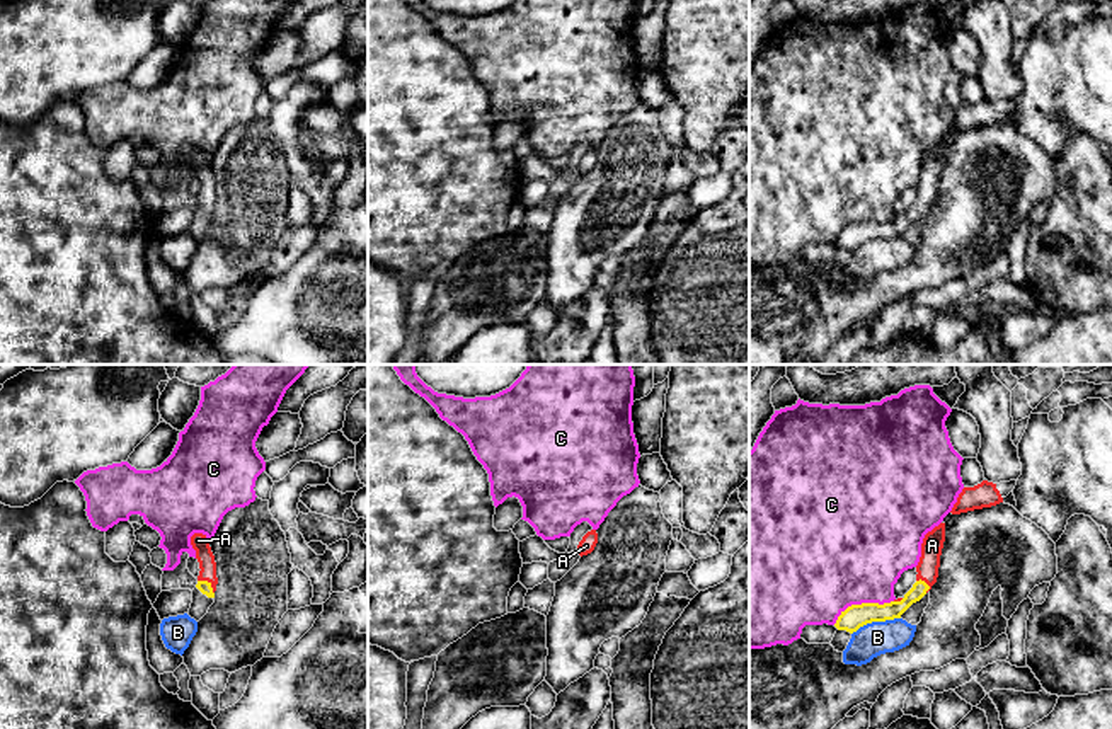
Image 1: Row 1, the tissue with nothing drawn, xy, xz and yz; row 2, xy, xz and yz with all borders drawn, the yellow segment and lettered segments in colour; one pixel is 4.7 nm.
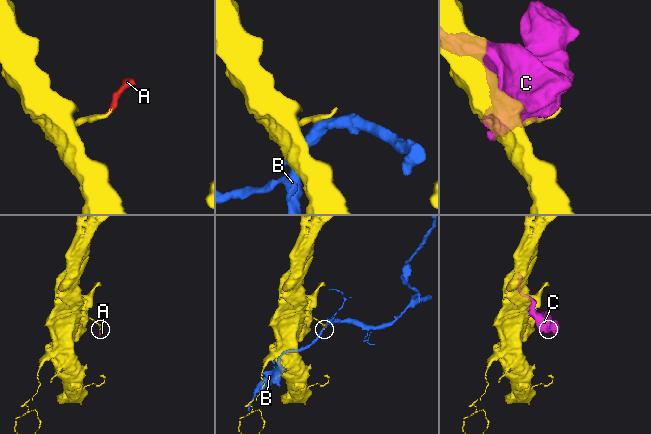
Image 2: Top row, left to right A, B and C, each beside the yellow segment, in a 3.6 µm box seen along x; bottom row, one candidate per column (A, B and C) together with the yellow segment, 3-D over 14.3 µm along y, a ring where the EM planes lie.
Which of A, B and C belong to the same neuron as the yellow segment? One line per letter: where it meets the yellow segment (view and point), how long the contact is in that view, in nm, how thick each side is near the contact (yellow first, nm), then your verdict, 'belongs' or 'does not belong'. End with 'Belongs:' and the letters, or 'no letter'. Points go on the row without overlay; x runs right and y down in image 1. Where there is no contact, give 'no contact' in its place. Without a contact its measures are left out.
A: xy (208, 201) | 100 nm | 60/80 nm | belongs
B: yz (876, 239) | 240 nm | 110/160 nm | does not belong
C: yz (862, 222) | 300 nm | 110/500 nm | does not belong
Belongs: A

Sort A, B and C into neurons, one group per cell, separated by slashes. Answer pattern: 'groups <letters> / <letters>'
groups A / B / C

